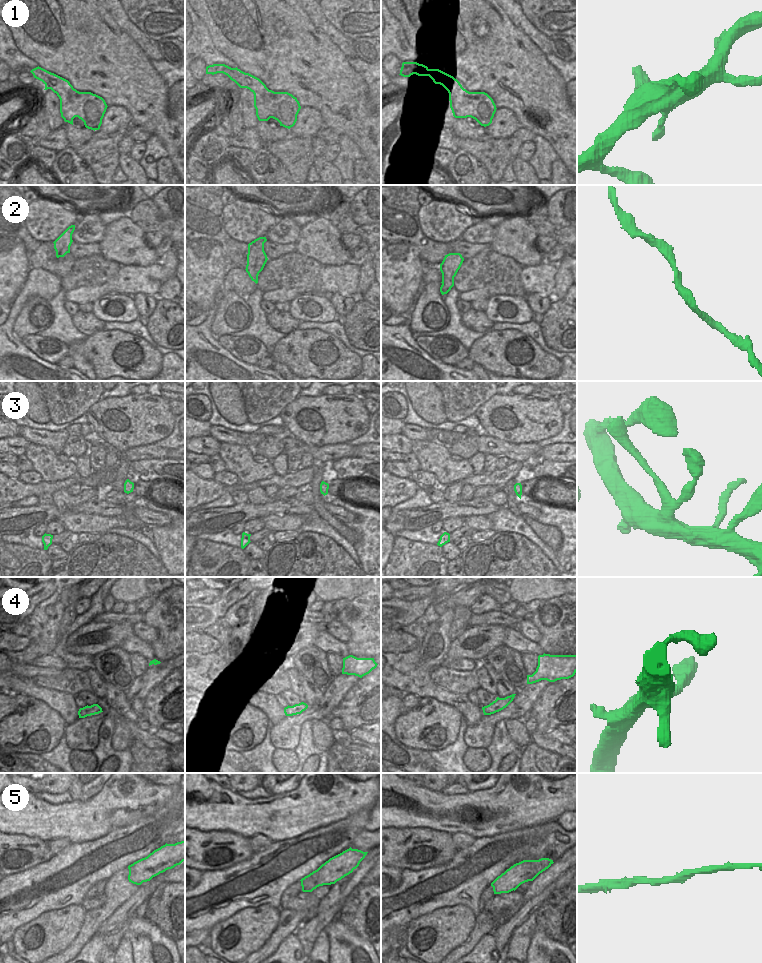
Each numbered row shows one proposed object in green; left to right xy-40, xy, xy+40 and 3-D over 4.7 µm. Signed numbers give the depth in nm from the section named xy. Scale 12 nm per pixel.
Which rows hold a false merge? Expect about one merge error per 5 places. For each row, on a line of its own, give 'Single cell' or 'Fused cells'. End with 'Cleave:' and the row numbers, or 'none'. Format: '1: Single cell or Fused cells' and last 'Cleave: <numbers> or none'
1: Single cell
2: Single cell
3: Single cell
4: Single cell
5: Single cell
Cleave: none

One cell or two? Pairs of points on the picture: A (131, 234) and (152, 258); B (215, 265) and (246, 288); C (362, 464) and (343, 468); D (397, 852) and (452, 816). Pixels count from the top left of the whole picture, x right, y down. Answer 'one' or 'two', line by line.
A: one
B: two
C: one
D: two

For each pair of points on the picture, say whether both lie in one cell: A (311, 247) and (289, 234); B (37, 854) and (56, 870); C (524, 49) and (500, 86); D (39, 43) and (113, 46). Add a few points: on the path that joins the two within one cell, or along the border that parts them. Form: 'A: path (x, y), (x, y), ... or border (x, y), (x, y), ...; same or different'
A: border (301, 227), (299, 238), (295, 243); different
B: border (53, 856), (23, 870); different
C: path (515, 58), (511, 62), (511, 75), (509, 77); same
D: path (57, 46), (95, 46); same

